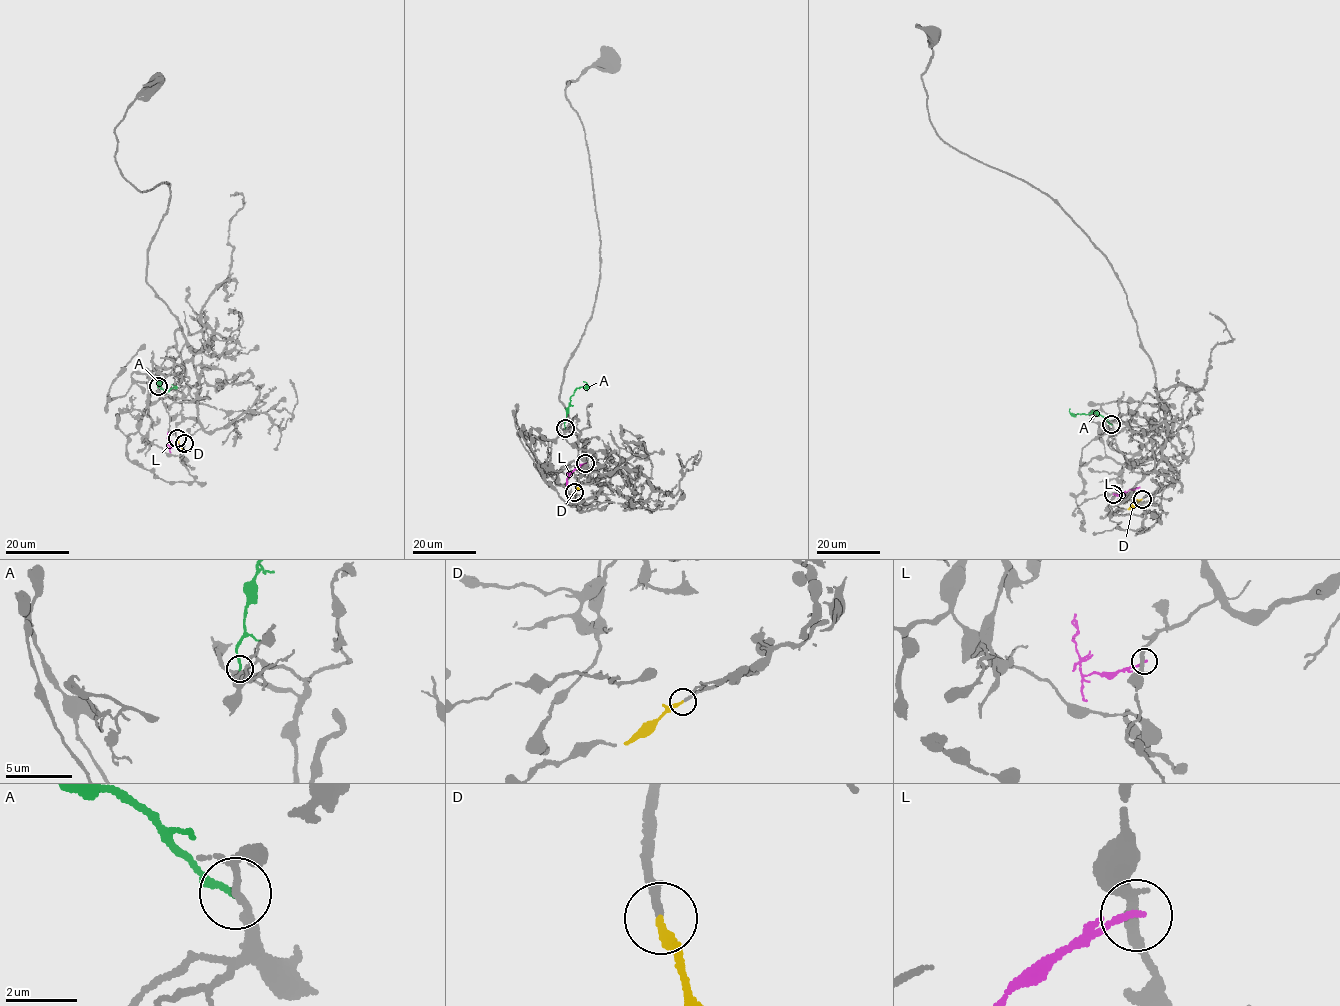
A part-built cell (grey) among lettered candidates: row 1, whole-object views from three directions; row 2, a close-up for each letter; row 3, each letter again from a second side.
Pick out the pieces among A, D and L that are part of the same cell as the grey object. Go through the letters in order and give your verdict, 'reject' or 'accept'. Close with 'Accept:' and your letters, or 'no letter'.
A: reject
D: accept
L: reject
Accept: D

